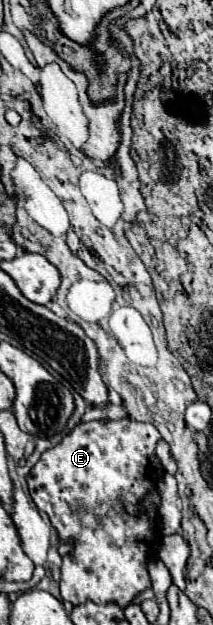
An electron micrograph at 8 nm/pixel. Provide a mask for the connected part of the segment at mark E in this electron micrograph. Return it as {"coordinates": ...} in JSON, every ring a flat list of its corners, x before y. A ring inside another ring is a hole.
{"coordinates":[[129,417,125,419,119,419,119,421,109,421,109,425,105,425,103,421,91,421,91,423,79,423,69,435,63,437,63,441,51,449,47,449,41,459,37,461,37,465,31,469,31,477,29,477,29,493,37,505,37,509,45,511,51,519,51,525,57,529,59,533,59,539,61,541,69,541,69,539,75,539,75,551,67,557,63,557,63,565,61,565,61,597,63,601,69,601,73,605,79,605,81,601,97,601,97,605,103,605,105,601,117,601,117,605,125,607,133,601,133,597,137,597,139,593,143,593,145,589,151,589,151,581,149,581,149,575,145,573,145,557,149,557,149,553,157,553,157,545,159,541,153,541,157,539,157,533,149,521,149,517,145,515,145,511,139,509,139,499,145,497,147,491,151,491,155,485,157,485,157,479,163,475,163,467,159,463,159,459,155,457,155,445,157,441,161,439,159,431,155,429,153,423,137,423]]}

